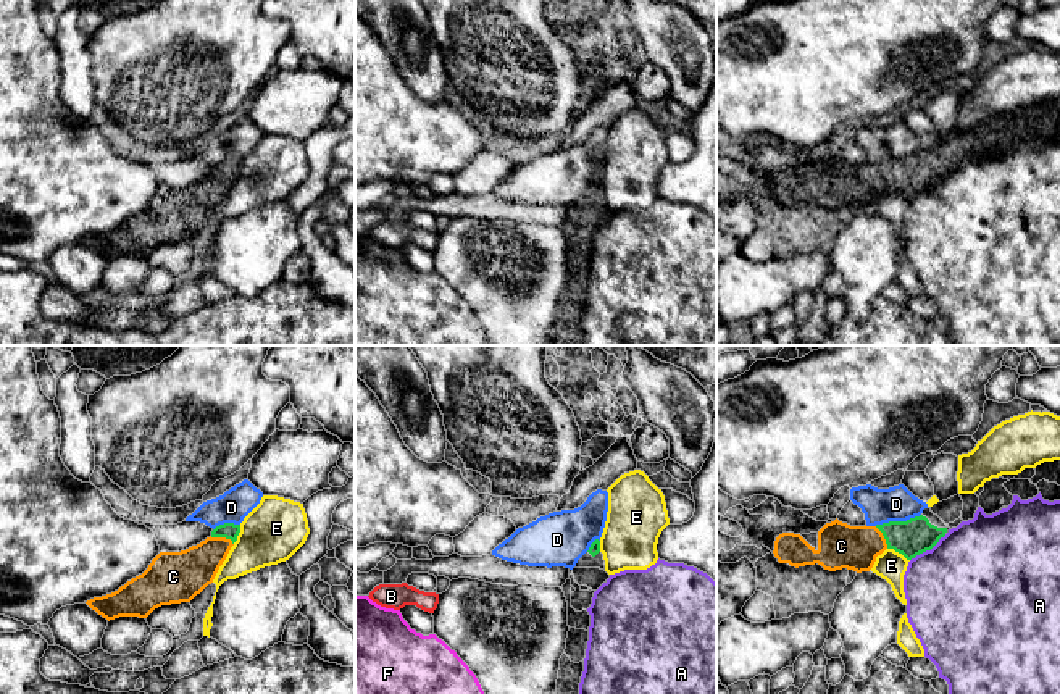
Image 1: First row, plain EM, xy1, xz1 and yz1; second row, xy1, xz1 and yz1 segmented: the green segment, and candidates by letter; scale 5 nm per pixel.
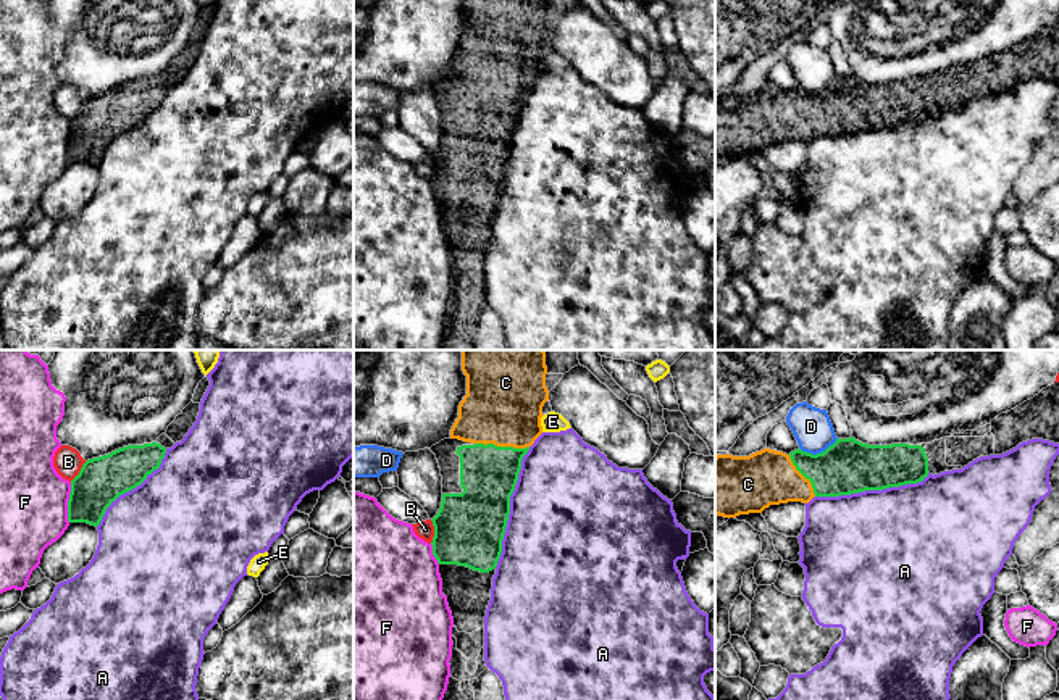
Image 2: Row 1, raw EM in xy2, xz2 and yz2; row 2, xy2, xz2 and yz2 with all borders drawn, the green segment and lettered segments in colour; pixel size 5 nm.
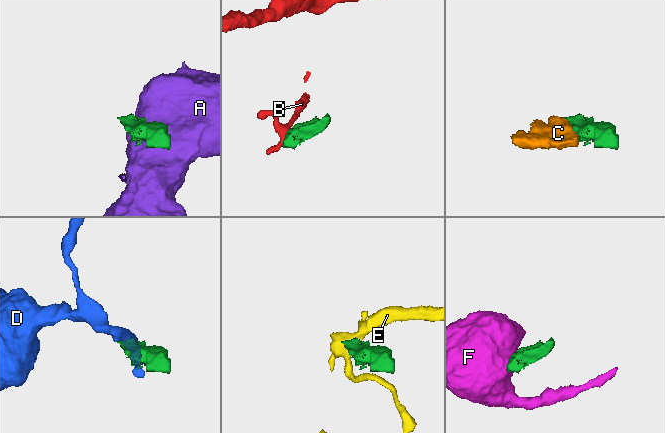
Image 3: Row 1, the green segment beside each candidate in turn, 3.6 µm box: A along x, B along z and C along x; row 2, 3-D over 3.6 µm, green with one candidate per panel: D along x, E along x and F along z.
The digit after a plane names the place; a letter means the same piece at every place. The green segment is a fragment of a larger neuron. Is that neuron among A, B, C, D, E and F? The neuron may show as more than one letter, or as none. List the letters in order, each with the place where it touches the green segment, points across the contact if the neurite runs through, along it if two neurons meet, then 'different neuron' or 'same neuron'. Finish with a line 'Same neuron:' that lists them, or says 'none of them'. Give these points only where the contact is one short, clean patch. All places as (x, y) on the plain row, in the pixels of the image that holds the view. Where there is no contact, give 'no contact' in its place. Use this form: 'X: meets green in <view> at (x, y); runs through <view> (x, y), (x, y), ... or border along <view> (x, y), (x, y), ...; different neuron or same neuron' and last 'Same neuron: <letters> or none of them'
A: meets green in xz2 at (509, 145); different neuron
B: meets green in xz2 at (435, 170); border along xz2 (430, 158), (433, 165), (431, 181); different neuron
C: meets green in xz2 at (502, 86); same neuron
D: meets green in yz1 at (897, 160); different neuron
E: meets green in yz1 at (899, 191); border along yz1 (888, 186), (901, 191), (909, 199); different neuron
F: meets green in xy2 at (68, 141); border along xy2 (71, 121), (68, 160); different neuron
Same neuron: C

